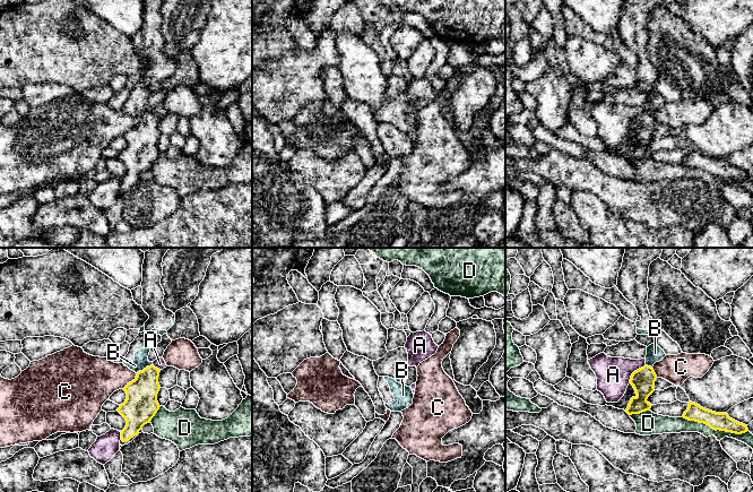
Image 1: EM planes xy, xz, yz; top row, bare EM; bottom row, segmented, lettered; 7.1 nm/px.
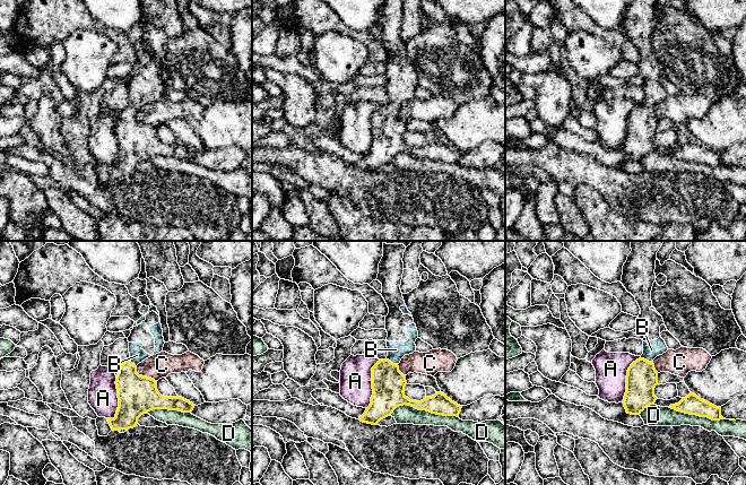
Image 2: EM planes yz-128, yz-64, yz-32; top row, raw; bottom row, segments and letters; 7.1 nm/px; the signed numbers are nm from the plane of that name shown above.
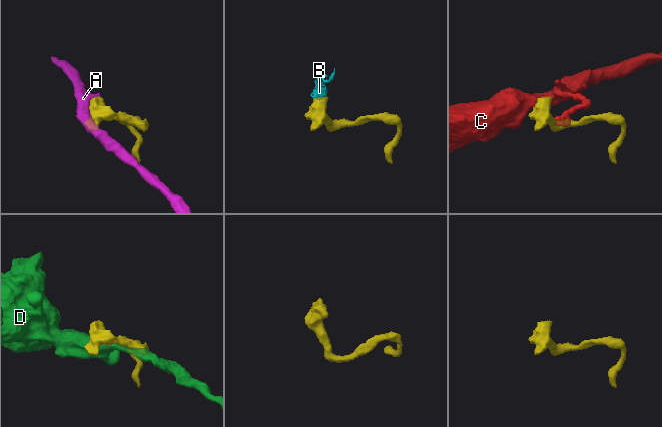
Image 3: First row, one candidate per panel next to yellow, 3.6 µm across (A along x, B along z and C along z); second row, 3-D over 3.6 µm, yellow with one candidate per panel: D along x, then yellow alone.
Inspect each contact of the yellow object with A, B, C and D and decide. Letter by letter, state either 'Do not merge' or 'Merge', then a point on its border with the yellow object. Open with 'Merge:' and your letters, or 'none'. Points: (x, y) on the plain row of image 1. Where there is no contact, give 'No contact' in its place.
Merge: B
A: Do not merge. Touches yellow at yz (633, 119)
B: Merge. Touches yellow at xy (144, 115)
C: Do not merge. Touches yellow at xy (131, 128)
D: Do not merge. Touches yellow at yz (715, 175)

